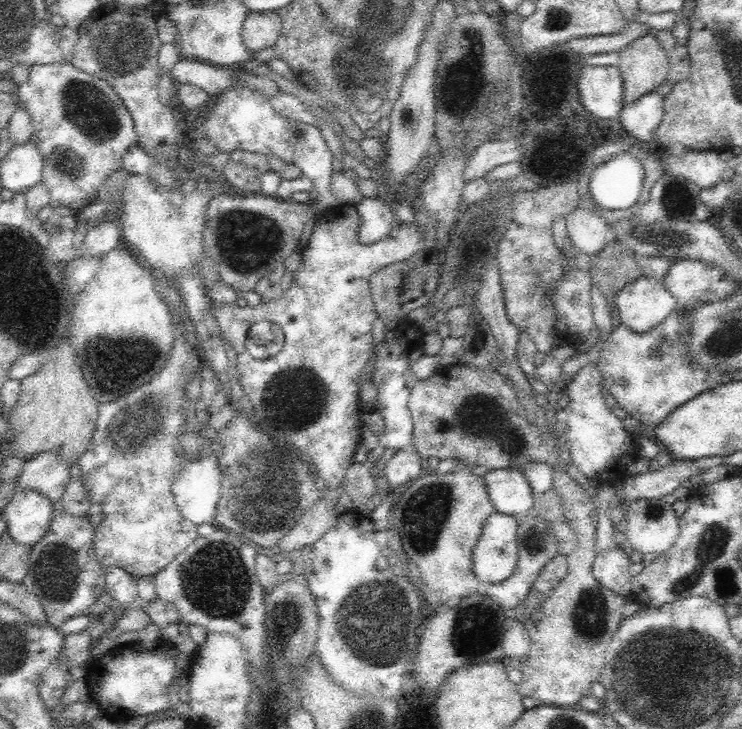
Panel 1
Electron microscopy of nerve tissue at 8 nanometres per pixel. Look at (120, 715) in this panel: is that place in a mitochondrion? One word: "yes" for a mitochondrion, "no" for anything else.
no

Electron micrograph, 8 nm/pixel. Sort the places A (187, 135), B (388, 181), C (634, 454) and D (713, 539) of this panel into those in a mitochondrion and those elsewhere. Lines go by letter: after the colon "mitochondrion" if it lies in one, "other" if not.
A: other
B: other
C: other
D: mitochondrion

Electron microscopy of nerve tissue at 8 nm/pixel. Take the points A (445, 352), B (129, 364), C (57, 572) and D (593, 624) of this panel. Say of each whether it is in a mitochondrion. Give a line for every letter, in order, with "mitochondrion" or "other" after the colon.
A: other
B: mitochondrion
C: mitochondrion
D: mitochondrion

